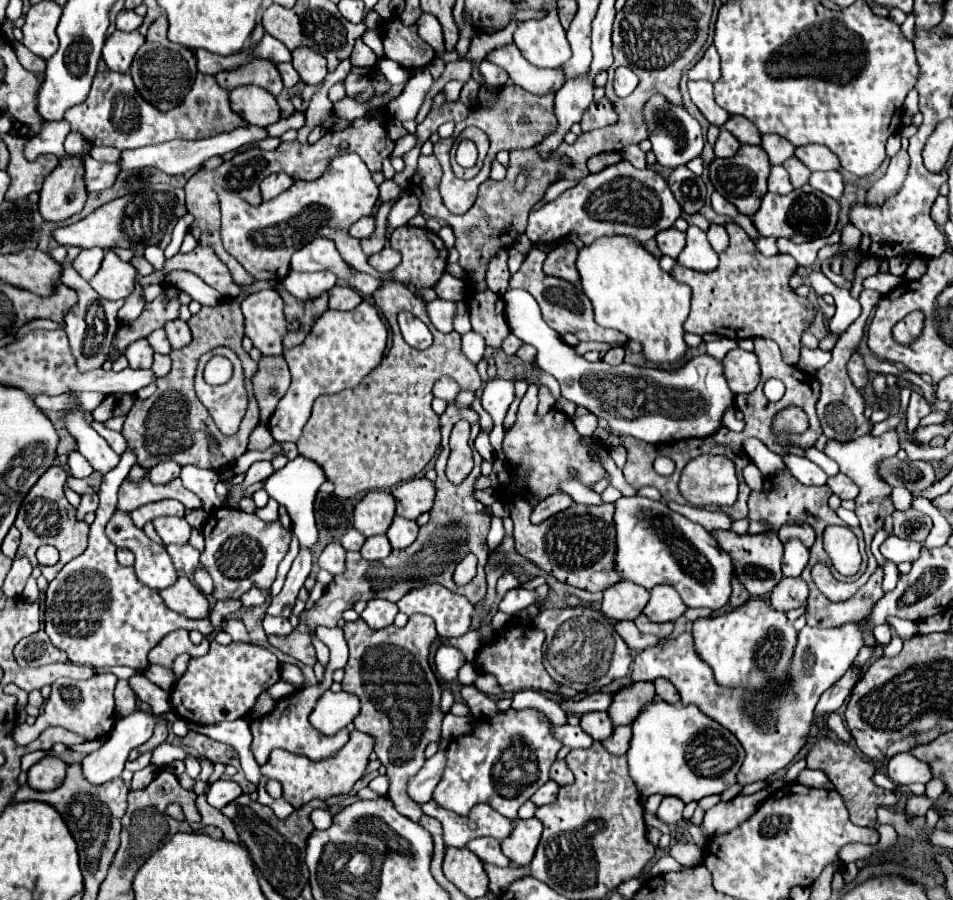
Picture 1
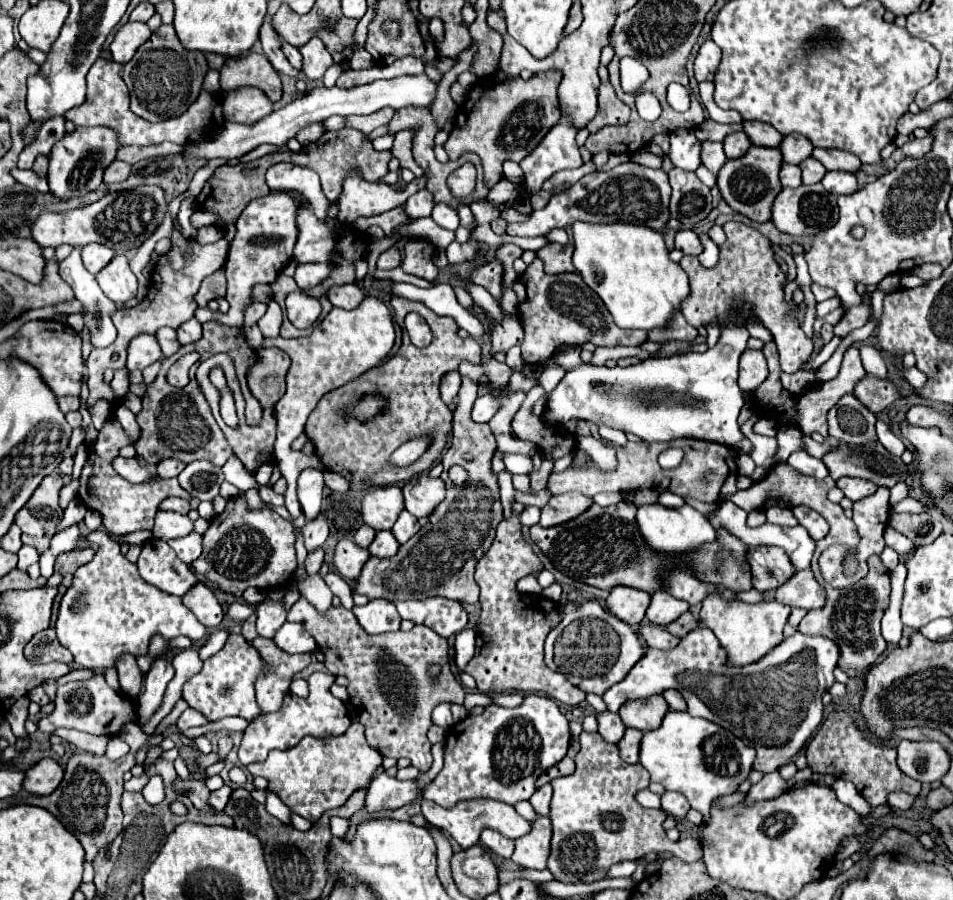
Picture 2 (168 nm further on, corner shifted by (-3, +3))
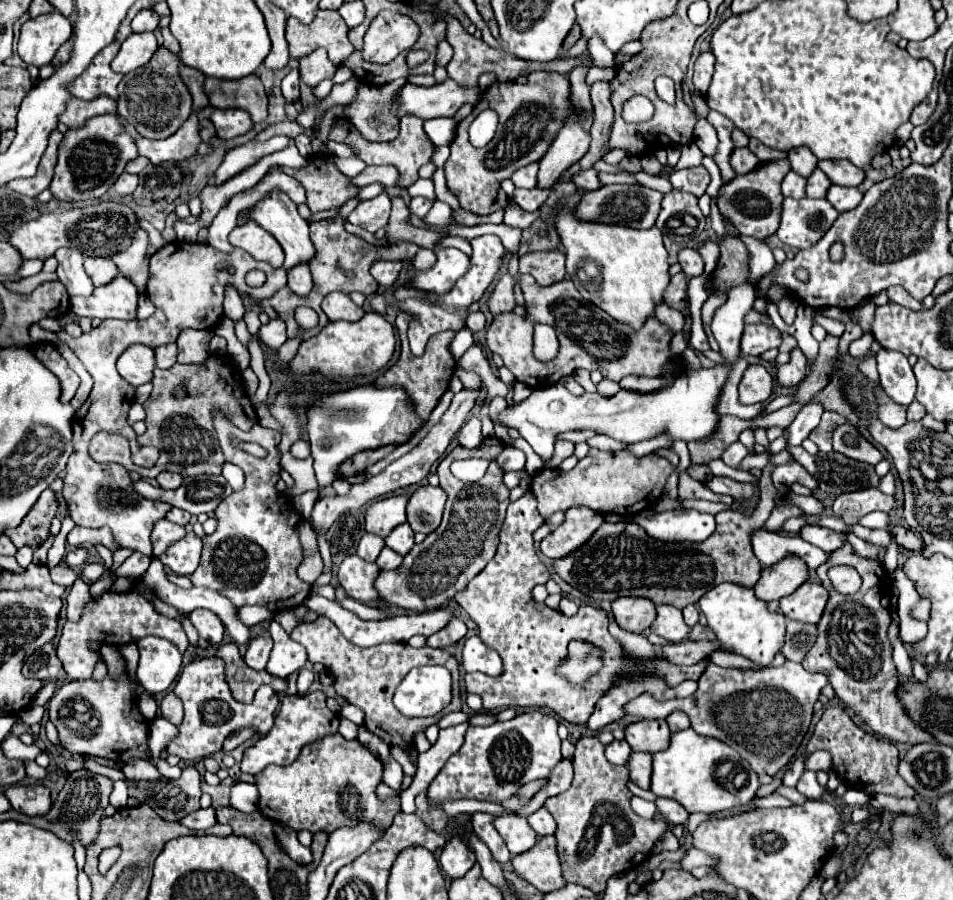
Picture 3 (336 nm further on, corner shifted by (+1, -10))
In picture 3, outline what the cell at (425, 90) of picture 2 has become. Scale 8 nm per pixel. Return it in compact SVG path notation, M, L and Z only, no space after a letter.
M447 79L433 87L405 85L393 105L397 117L405 113L417 115L419 119L453 117L461 105L477 105L481 99L479 87L461 87L453 79Z

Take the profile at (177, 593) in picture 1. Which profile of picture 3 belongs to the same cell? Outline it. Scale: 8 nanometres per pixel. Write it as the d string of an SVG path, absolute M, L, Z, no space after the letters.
M195 609L193 613L189 613L189 619L193 621L195 629L199 631L199 637L207 639L209 643L221 643L223 641L225 627L215 613L211 613L207 609Z

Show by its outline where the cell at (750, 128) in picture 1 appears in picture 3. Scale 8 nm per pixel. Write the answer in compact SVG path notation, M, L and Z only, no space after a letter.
M751 139L749 141L749 149L763 161L777 161L777 159L787 159L787 153L785 151L777 151L777 149L771 149L771 147L765 147L763 143L759 143L757 139Z

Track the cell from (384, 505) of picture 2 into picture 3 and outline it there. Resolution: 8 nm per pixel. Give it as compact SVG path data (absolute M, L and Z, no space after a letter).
M393 495L379 501L373 501L365 513L365 529L367 533L375 533L379 537L387 537L397 525L405 523L405 507L407 495Z

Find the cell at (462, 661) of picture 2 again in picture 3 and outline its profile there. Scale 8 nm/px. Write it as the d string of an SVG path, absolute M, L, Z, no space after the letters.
M469 637L463 647L463 669L467 673L481 671L491 677L499 677L503 673L503 665L497 651L491 651L479 637Z

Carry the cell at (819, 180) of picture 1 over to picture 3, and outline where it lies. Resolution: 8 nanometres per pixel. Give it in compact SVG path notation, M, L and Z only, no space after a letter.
M831 185L829 193L827 193L827 199L829 203L833 203L833 207L843 213L847 209L855 209L861 199L863 199L863 193L857 189L857 187L841 187L841 185Z

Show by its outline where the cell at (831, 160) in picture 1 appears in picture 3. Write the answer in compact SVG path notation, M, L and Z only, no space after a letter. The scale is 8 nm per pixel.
M819 161L819 169L831 179L835 185L857 187L865 179L865 171L847 161Z

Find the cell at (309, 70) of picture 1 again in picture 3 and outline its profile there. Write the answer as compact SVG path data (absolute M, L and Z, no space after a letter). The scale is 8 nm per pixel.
M315 49L313 53L305 55L301 61L299 61L299 73L301 73L301 79L309 85L309 87L315 87L319 81L323 79L333 79L337 67L329 61L327 57L327 51L323 49Z

